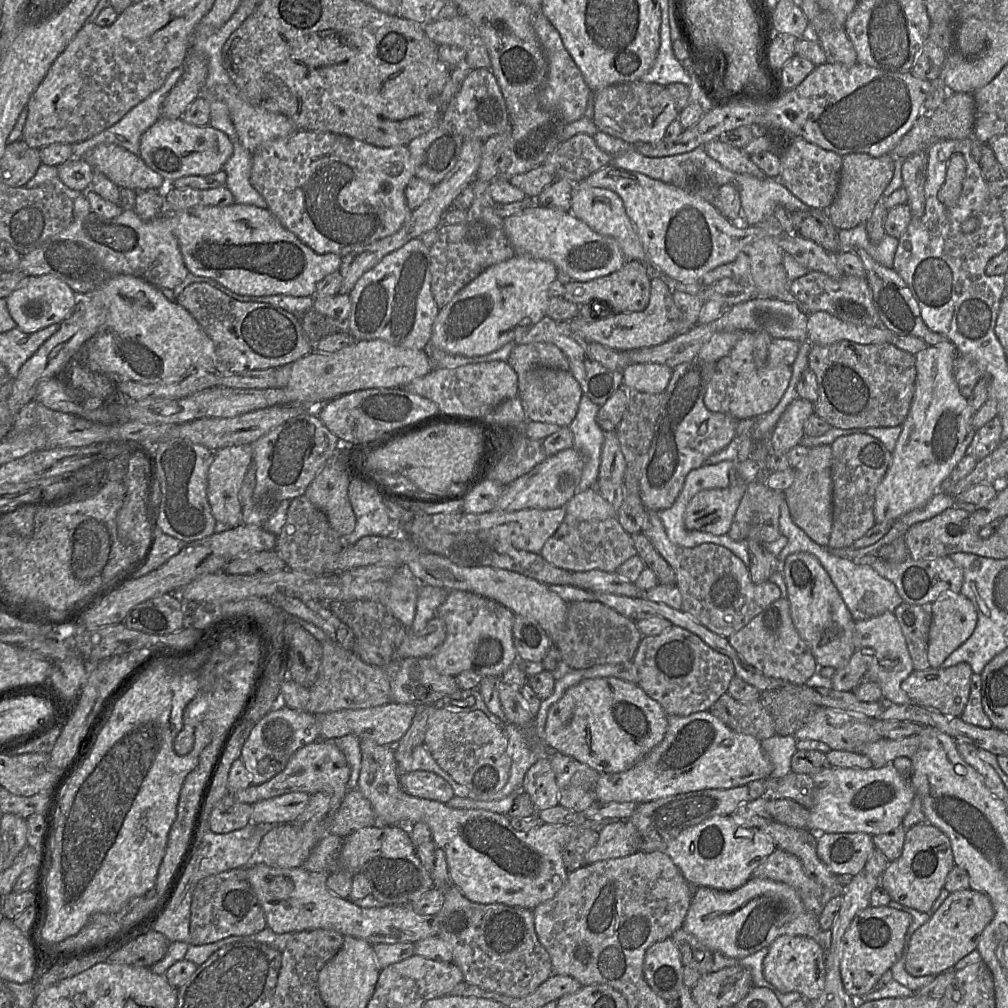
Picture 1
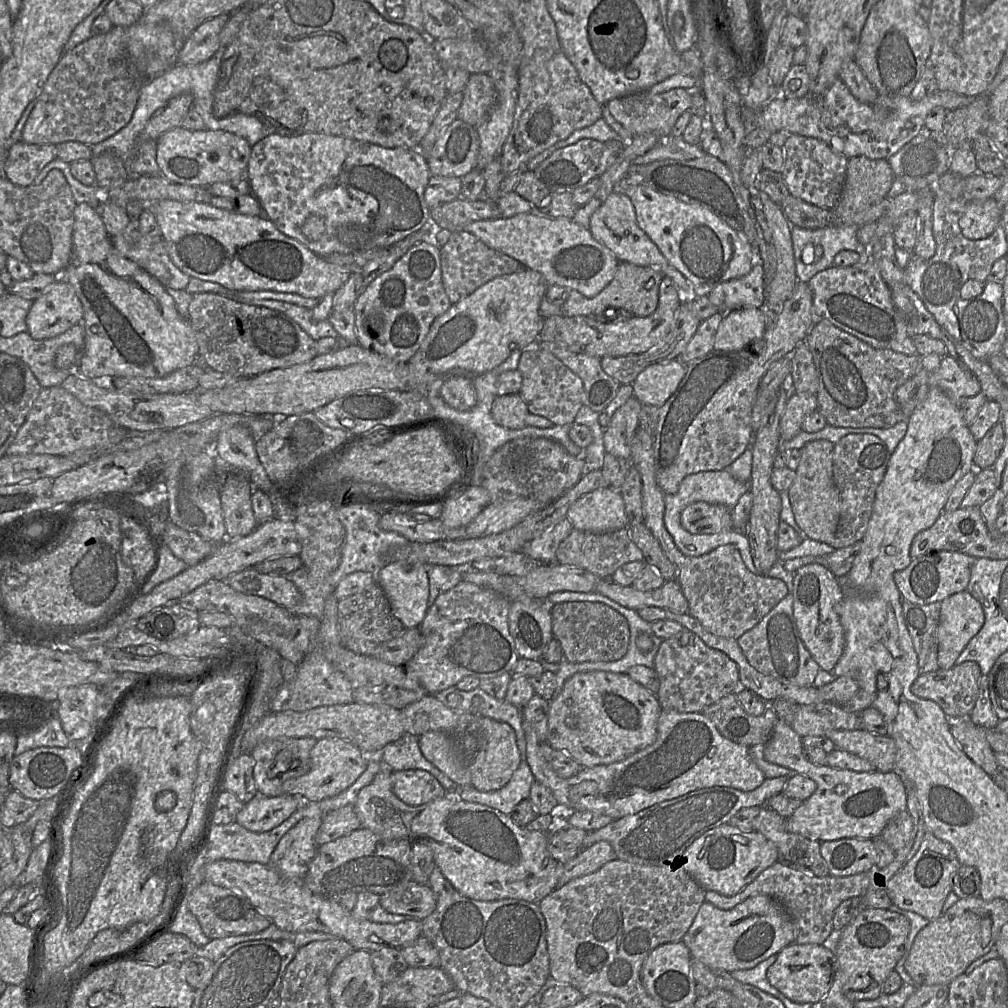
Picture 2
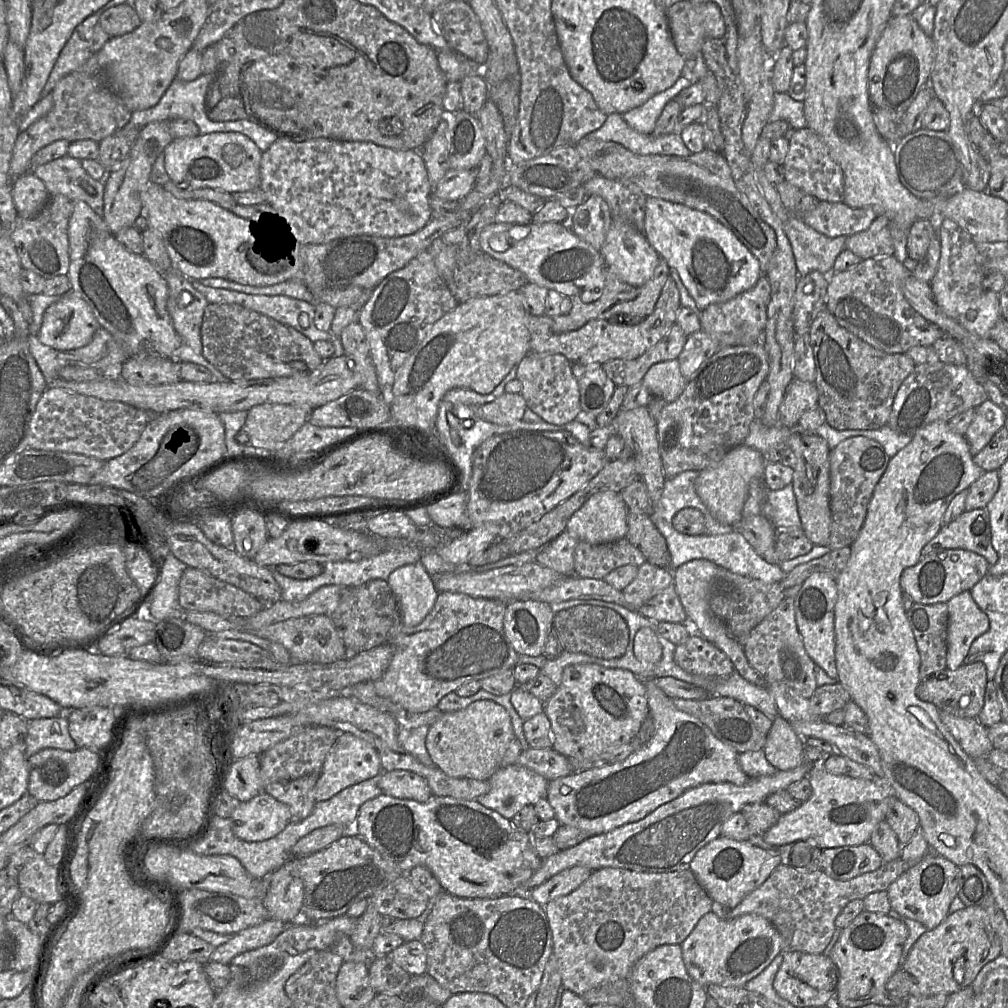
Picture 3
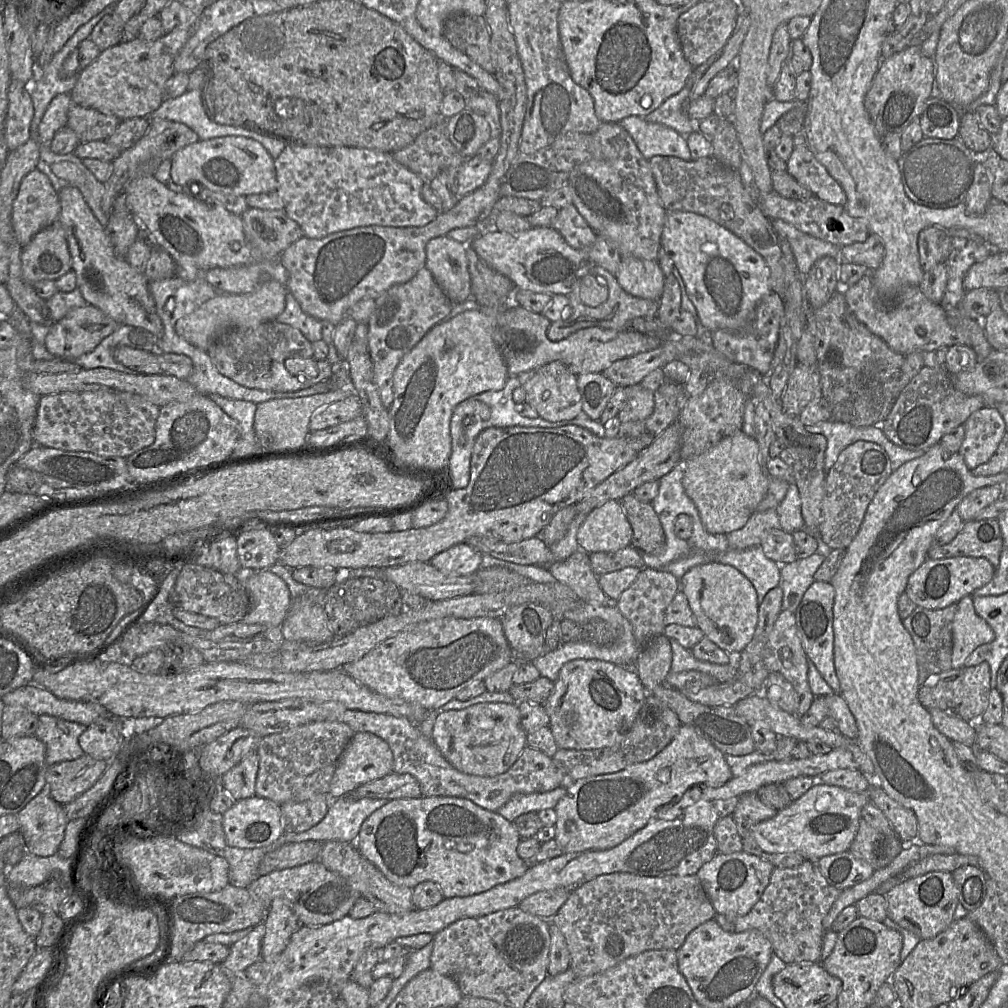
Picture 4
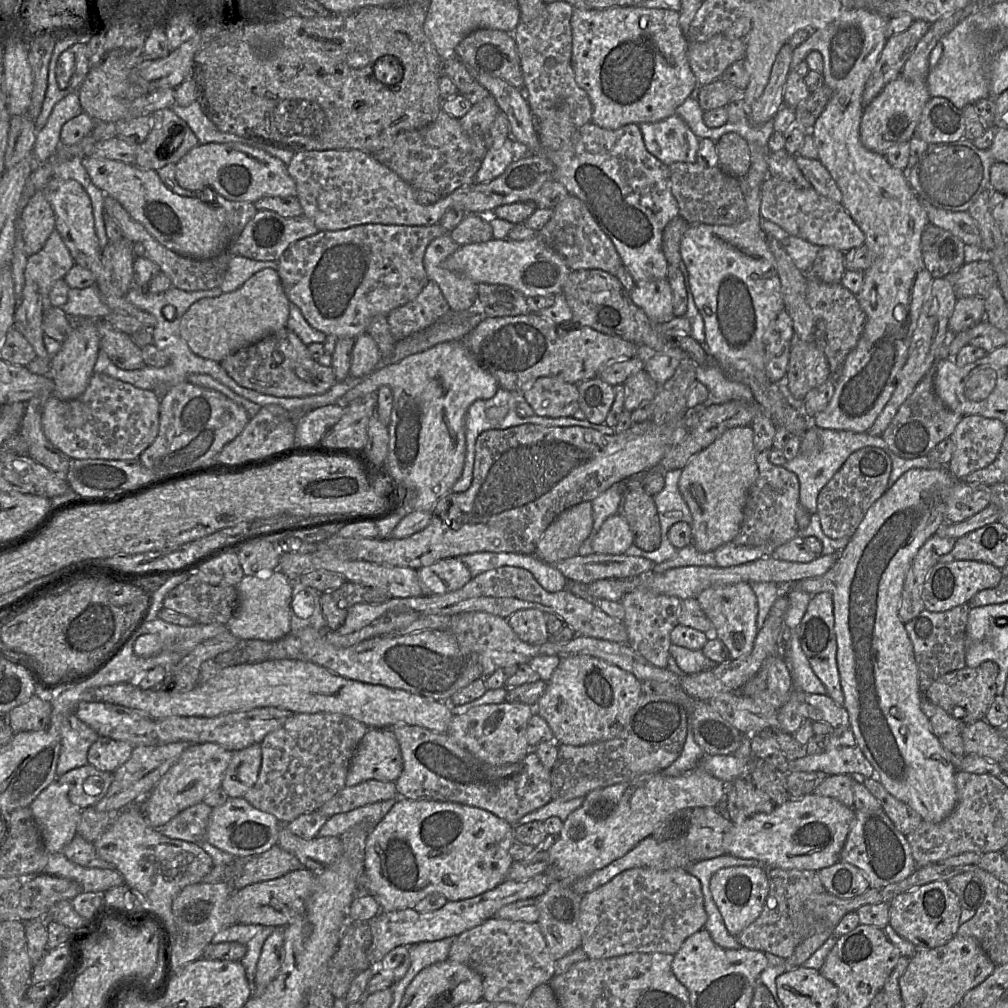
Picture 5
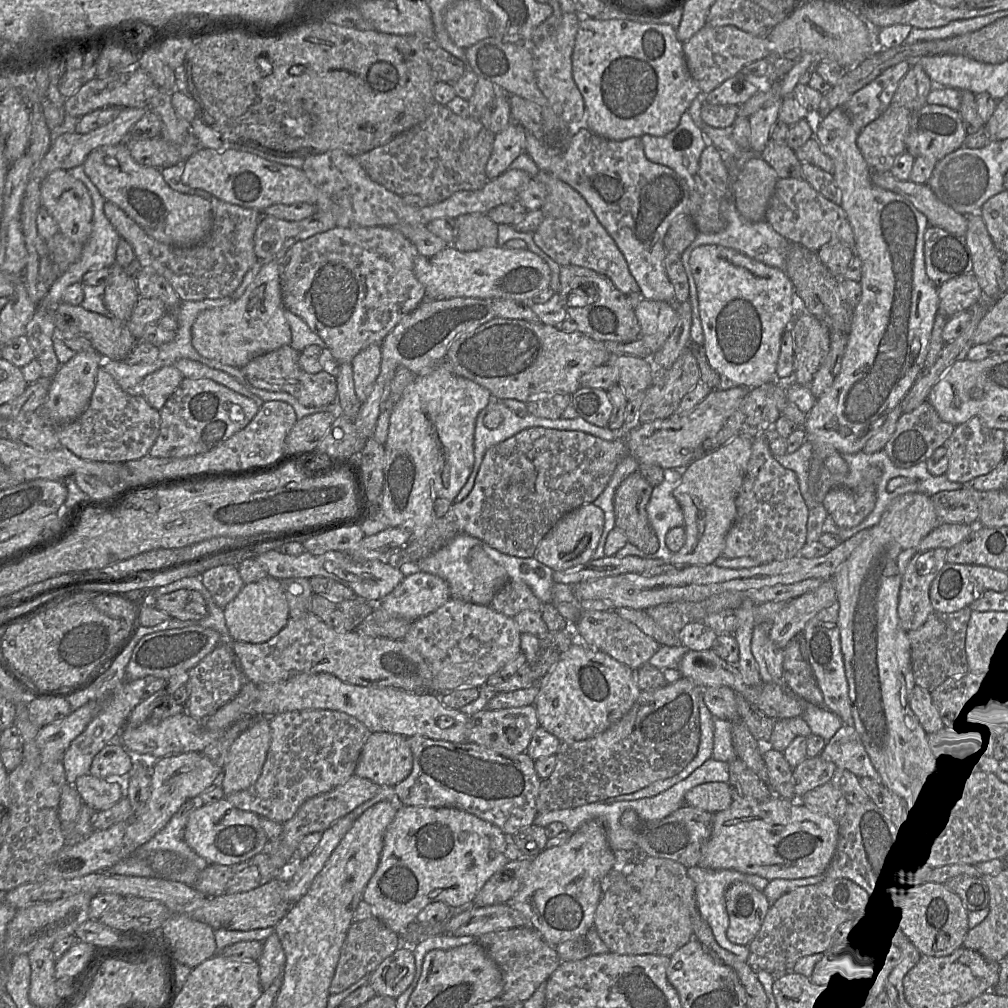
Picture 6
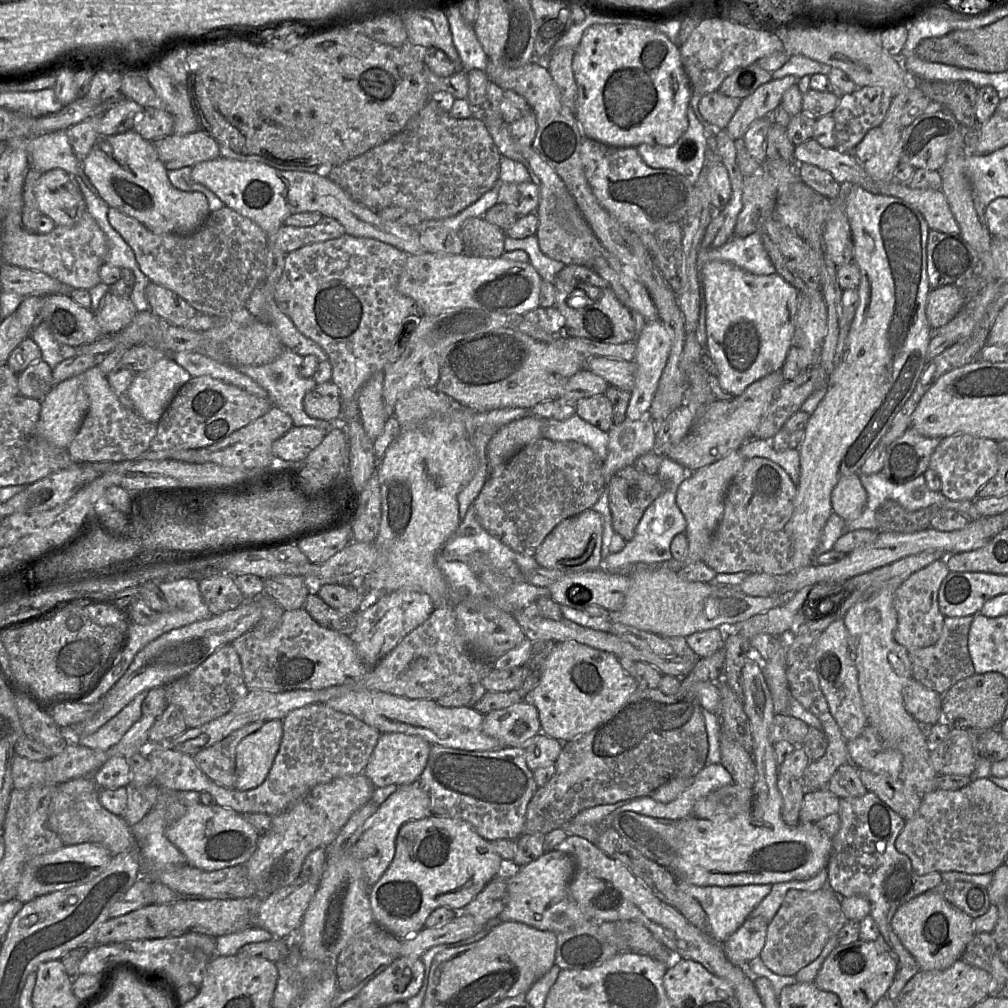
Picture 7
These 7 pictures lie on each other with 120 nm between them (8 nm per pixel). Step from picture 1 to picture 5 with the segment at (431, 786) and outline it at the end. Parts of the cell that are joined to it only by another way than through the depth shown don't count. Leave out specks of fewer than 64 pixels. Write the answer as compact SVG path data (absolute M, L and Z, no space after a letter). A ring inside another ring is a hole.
M367 780L354 786L344 786L330 800L321 805L318 811L331 817L358 807L397 797L395 782Z

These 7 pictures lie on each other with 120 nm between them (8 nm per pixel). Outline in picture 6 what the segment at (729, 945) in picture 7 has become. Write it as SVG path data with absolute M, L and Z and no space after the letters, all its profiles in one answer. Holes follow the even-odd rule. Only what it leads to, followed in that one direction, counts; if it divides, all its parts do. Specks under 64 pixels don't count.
M737 883L726 891L725 903L729 916L727 938L734 944L749 946L769 911L767 897L748 883Z

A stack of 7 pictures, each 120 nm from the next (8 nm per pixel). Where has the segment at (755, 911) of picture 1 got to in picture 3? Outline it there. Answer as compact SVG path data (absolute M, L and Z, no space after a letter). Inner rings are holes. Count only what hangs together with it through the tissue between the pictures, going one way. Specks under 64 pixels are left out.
M713 911L700 918L689 936L680 944L689 976L703 988L715 984L745 987L781 954L781 936L765 918L753 914L734 919L719 918Z

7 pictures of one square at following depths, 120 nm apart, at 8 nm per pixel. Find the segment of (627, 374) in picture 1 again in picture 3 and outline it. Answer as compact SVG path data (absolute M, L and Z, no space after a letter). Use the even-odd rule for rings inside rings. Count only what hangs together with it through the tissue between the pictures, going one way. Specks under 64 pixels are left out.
M674 359L652 365L644 375L641 383L653 397L671 403L683 392L687 378L680 371L679 361Z

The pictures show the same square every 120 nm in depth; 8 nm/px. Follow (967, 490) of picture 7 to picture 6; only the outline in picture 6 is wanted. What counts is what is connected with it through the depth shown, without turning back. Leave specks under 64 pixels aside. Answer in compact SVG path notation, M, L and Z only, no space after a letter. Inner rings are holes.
M978 418L955 426L943 445L947 450L948 468L945 474L949 481L964 484L994 470L1003 457L1004 435L1005 431L989 428Z

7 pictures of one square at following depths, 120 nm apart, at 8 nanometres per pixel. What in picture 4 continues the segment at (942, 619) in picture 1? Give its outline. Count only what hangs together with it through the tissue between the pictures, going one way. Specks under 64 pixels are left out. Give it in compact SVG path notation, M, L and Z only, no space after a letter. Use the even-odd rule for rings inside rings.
M972 596L959 600L952 624L952 668L963 667L975 648L993 639L994 631L976 613Z

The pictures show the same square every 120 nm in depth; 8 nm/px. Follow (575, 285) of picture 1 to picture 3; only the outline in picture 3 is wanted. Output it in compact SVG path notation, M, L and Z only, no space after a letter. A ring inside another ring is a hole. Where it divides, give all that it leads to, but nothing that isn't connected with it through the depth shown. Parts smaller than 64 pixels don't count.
M661 258L653 276L642 286L634 287L620 280L613 271L606 267L604 271L605 285L602 296L592 303L582 302L578 295L570 296L571 308L567 313L557 315L553 318L552 330L555 333L570 332L581 328L590 320L608 320L617 314L629 314L645 318L654 311L661 290L669 275L670 267Z

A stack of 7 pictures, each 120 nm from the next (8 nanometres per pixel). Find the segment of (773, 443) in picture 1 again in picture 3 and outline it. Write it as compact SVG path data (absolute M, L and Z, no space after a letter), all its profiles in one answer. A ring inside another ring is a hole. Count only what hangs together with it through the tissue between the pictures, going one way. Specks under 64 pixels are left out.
M793 378L779 408L778 425L793 428L802 414L818 405L818 391L814 382Z

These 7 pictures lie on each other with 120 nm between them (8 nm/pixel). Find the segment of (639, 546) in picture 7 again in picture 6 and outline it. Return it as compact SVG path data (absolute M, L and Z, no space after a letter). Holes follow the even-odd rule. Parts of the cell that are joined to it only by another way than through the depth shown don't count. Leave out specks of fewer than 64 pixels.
M664 469L664 479L653 488L647 505L648 519L659 541L658 551L654 554L646 554L627 542L615 556L636 556L645 559L661 560L668 560L672 556L673 553L667 548L665 540L666 534L670 529L683 526L684 524L682 509L673 495L673 490L680 483L682 476L682 469Z

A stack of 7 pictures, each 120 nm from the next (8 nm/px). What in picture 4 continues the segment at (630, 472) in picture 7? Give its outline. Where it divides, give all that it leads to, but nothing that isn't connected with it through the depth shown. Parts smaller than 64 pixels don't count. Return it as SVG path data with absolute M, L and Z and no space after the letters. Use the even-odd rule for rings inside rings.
M633 494L620 502L632 528L631 546L650 555L664 552L666 536L652 504L638 500Z

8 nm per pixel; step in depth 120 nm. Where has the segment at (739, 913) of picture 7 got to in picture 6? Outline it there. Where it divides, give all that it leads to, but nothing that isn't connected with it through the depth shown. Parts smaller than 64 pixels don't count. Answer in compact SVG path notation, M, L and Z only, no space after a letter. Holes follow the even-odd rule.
M701 866L687 868L687 875L695 883L697 911L702 916L703 920L710 926L717 943L722 948L738 956L741 960L747 961L751 954L749 946L734 944L727 938L729 916L726 909L725 893L729 887L737 883L748 883L757 890L764 892L769 880L758 875L744 874L735 870L715 870Z

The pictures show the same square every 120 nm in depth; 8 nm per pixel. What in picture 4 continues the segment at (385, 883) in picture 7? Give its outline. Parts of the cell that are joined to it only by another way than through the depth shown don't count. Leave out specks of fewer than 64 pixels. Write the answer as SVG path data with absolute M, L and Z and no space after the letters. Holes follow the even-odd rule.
M432 796L389 800L384 806L375 810L362 823L356 839L356 847L360 853L368 861L374 864L390 882L413 889L420 882L433 881L439 886L444 898L452 898L475 895L487 891L498 884L503 884L522 876L529 869L530 865L517 854L517 846L521 840L522 839L517 832L514 823L508 821L497 812L484 809L471 800L465 798Z

